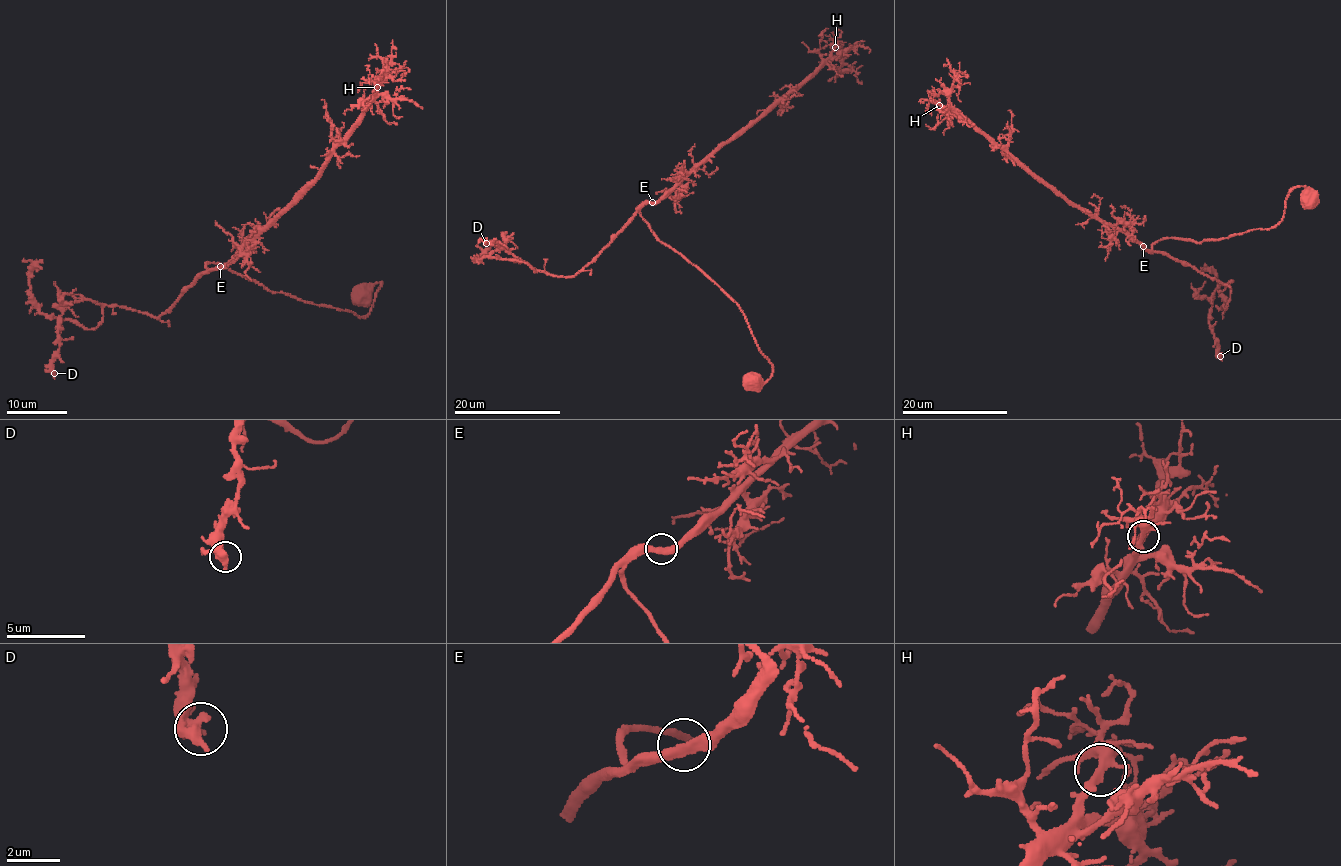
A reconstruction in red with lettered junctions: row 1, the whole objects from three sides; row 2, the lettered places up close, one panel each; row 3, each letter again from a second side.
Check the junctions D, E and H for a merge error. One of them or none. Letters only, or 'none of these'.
none of these

